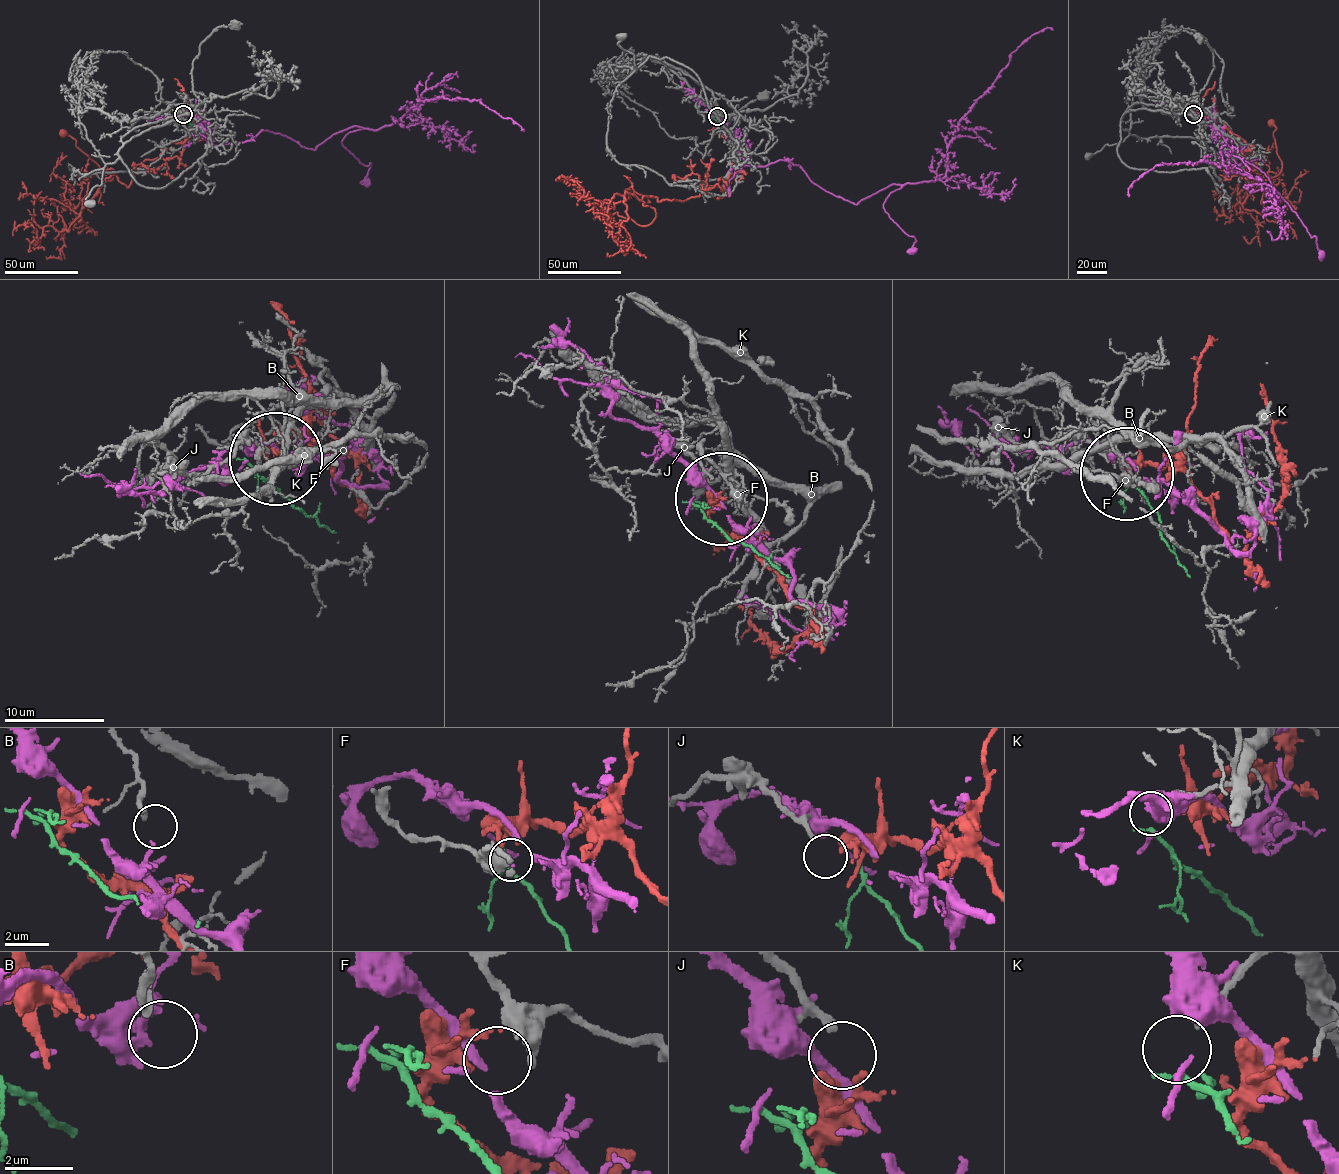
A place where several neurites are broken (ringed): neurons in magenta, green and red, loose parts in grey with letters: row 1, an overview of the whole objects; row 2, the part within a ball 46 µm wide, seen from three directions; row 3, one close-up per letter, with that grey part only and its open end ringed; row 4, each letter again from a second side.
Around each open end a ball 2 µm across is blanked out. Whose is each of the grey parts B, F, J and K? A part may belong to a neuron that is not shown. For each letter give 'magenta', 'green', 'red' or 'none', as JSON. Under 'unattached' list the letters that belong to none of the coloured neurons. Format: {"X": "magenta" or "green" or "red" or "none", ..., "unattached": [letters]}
{"B": "none", "F": "magenta", "J": "red", "K": "green", "unattached": ["B"]}

